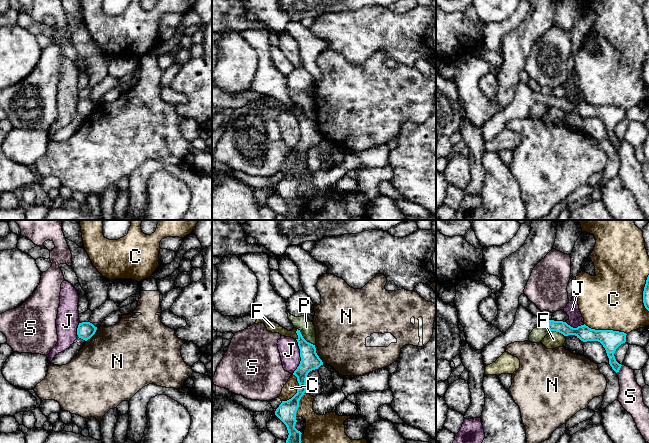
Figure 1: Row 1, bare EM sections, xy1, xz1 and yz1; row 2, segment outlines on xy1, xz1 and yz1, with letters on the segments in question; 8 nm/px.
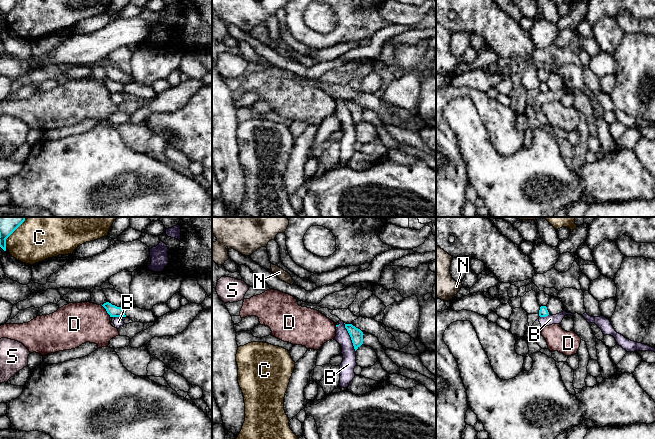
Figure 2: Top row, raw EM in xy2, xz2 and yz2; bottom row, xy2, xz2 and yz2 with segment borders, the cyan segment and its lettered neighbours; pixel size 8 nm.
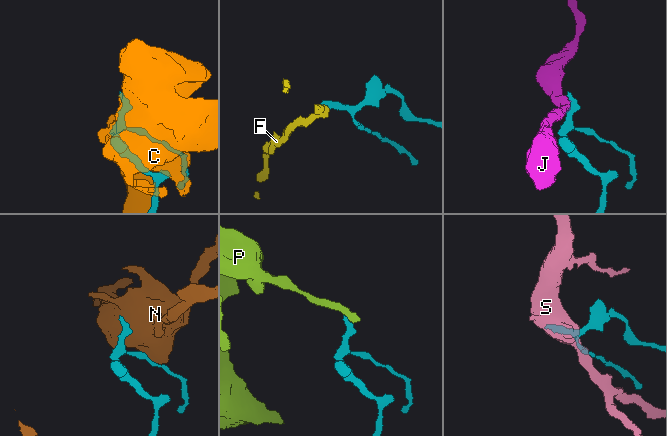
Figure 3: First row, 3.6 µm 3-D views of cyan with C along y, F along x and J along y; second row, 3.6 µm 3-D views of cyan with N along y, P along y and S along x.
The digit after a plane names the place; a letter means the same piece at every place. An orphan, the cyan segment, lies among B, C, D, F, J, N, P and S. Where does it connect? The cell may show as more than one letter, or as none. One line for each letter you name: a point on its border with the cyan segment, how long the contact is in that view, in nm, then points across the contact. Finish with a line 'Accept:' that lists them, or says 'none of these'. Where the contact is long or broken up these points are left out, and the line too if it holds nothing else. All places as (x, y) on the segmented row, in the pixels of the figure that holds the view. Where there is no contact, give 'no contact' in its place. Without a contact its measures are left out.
Accept: none of these

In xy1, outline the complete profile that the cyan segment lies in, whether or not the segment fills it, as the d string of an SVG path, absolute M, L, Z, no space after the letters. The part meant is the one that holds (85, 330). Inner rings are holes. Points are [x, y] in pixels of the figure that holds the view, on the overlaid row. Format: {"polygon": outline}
{"polygon": "M82 322L78 325L77 335L79 338L87 341L95 334L96 330L97 327L95 327L92 323Z"}

